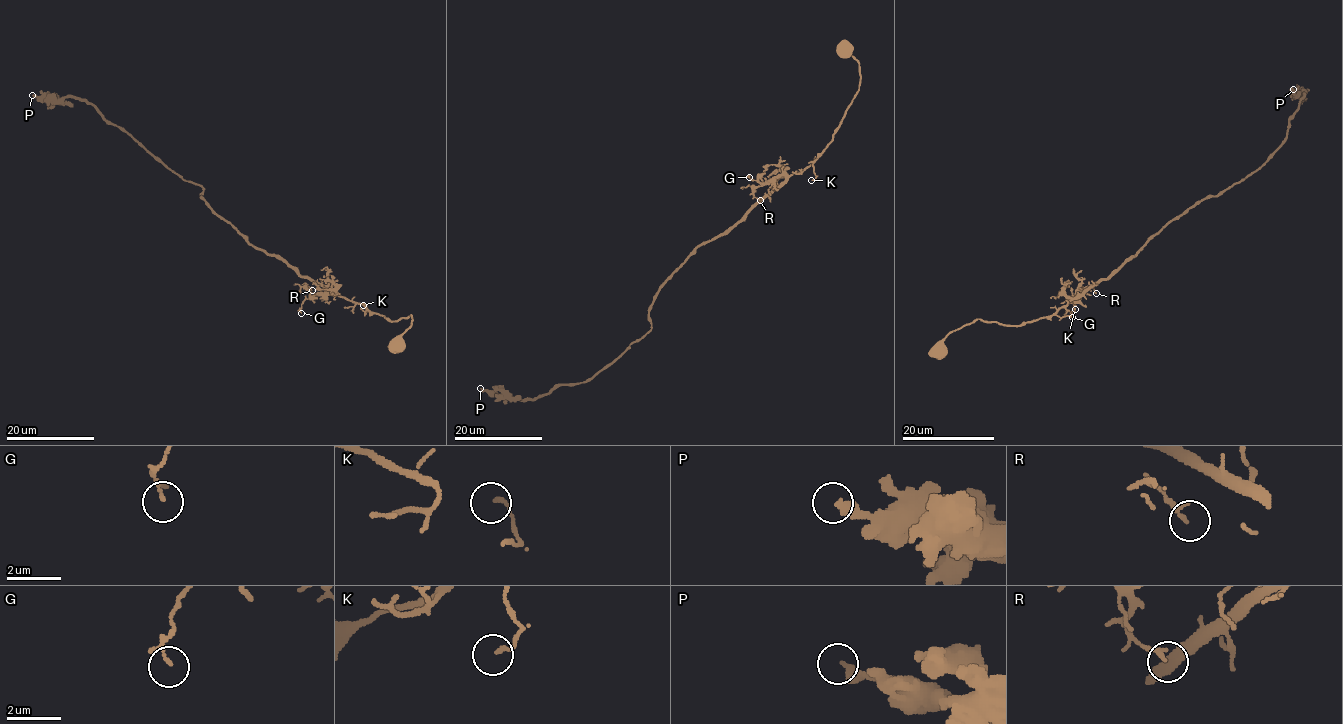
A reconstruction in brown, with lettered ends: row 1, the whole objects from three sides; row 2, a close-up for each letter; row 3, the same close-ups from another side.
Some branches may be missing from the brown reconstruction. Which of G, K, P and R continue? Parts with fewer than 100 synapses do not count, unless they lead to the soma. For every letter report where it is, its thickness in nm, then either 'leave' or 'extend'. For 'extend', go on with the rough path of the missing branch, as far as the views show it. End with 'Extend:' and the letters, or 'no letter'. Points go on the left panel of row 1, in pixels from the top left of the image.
G: place (301, 313); calibre 110 nm; leave
K: place (363, 305); calibre 120 nm; leave
P: place (32, 95); calibre 320 nm; leave
R: place (312, 290); calibre 130 nm; leave
Extend: no letter

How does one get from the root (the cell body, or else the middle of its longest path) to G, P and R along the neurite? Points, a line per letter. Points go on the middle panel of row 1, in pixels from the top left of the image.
G: (844, 50), (859, 64), (860, 84), (832, 141), (800, 171), (775, 176), (765, 182), (749, 177)
P: (844, 50), (860, 84), (832, 141), (693, 252), (653, 300), (647, 332), (585, 382), (532, 399), (480, 388)
R: (844, 50), (859, 64), (860, 84), (832, 141), (800, 171), (775, 176), (757, 186), (753, 195), (760, 200)

